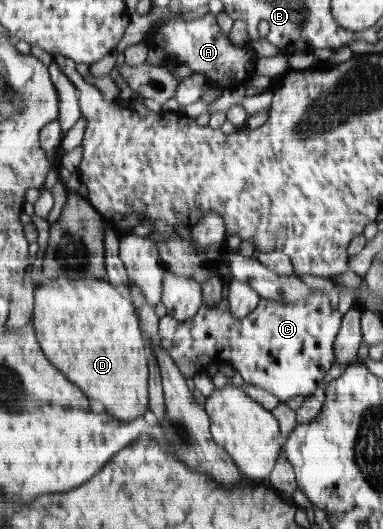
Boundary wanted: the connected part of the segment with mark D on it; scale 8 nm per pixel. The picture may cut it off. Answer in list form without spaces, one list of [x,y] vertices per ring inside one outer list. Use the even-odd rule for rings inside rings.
[[[66,277],[51,278],[49,283],[38,285],[34,290],[34,308],[32,322],[36,338],[45,356],[55,367],[61,367],[77,387],[85,391],[87,398],[97,408],[122,422],[131,422],[149,410],[149,393],[147,393],[147,349],[139,329],[140,319],[135,315],[133,305],[119,295],[119,291],[107,279]]]

